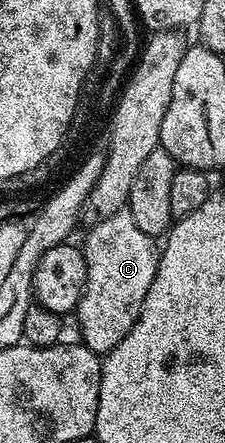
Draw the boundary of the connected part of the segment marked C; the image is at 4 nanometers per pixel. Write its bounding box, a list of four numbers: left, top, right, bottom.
[76,212,159,356]

